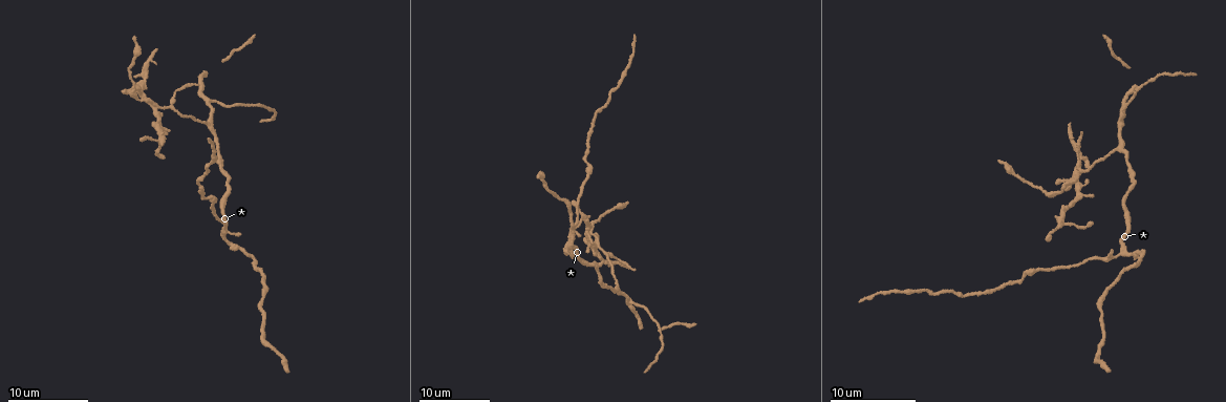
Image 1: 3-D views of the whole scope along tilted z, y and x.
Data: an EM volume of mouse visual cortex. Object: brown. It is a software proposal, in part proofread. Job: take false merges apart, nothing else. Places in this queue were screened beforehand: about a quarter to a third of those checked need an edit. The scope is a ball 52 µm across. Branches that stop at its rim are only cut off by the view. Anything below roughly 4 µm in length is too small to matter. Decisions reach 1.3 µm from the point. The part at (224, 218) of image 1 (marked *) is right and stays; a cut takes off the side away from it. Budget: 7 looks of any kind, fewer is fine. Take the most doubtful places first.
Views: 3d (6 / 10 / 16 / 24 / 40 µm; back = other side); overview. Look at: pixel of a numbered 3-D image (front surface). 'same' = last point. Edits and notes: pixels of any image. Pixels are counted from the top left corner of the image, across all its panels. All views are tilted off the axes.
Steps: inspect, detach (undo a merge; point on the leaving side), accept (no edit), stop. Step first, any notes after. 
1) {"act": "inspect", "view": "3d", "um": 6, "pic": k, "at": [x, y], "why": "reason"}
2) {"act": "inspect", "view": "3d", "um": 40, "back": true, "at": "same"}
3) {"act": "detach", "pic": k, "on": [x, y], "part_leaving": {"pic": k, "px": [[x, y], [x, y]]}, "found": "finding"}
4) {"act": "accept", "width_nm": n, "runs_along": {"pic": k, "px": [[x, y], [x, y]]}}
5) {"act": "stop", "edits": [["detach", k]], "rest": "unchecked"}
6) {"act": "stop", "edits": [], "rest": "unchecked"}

{"act": "inspect", "view": "3d", "um": 24, "pic": 1, "at": [1121, 121], "why": "side arm on a straight run"}

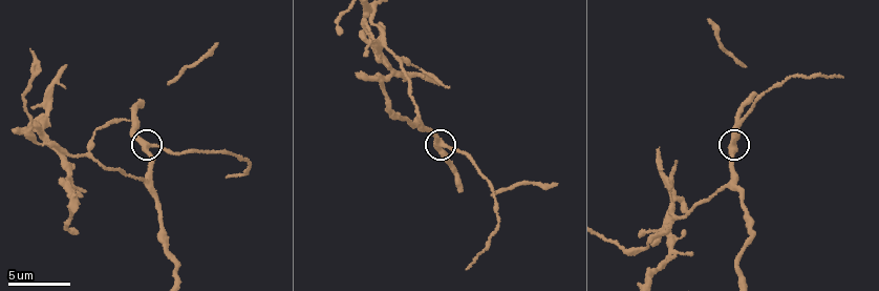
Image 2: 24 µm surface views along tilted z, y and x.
{"act": "inspect", "view": "3d", "um": 6, "pic": 2, "at": [732, 143]}

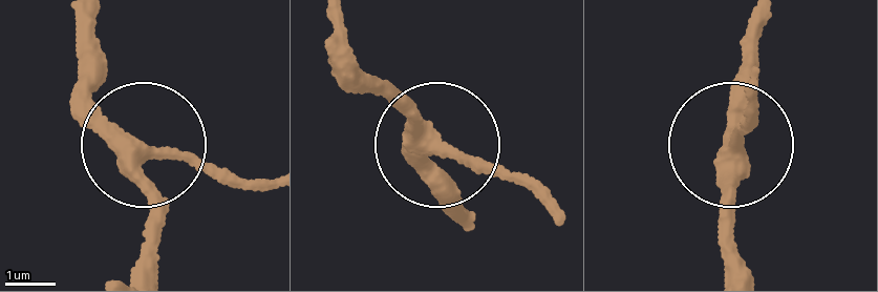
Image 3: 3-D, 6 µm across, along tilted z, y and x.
{"act": "accept", "side_arm_um": 15, "arms": 3, "found": "all the same neuron"}

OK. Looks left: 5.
{"act": "inspect", "view": "3d", "um": 24, "pic": 1, "at": [151, 104]}

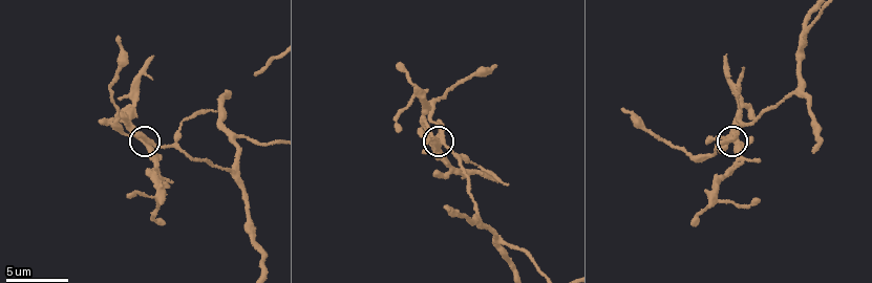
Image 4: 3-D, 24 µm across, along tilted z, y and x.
{"act": "inspect", "view": "3d", "um": 6, "pic": 4, "at": [147, 140], "why": "zoom in"}

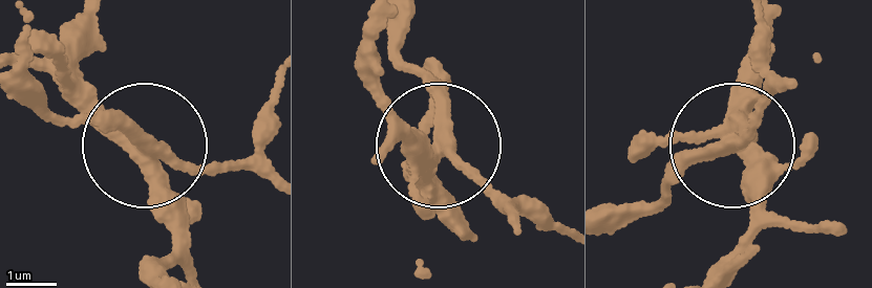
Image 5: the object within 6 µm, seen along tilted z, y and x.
{"act": "accept", "width_nm": 320, "runs_along": {"pic": 5, "px": [[267, 167], [168, 158], [38, 68]]}, "found": "continuous, no second neuron"}

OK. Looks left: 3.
{"act": "inspect", "view": "3d", "um": 16, "pic": 1, "at": [1121, 256], "why": "three arms meet"}

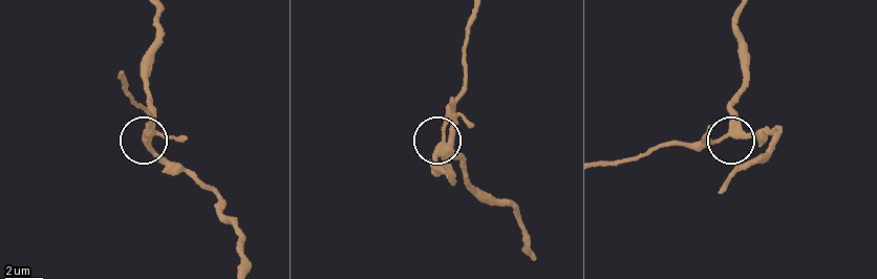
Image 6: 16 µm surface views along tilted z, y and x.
{"act": "inspect", "view": "3d", "um": 10, "pic": 6, "at": [441, 143]}

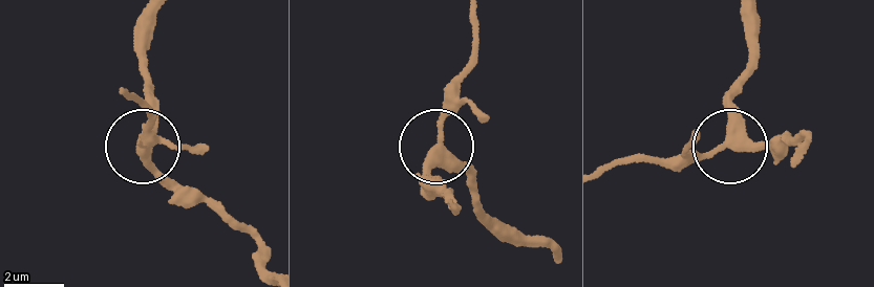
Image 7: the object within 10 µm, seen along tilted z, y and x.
{"act": "accept", "arms": 3, "found": "all the same neuron"}

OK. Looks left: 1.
{"act": "stop", "edits": [], "rest": "unchecked"}

